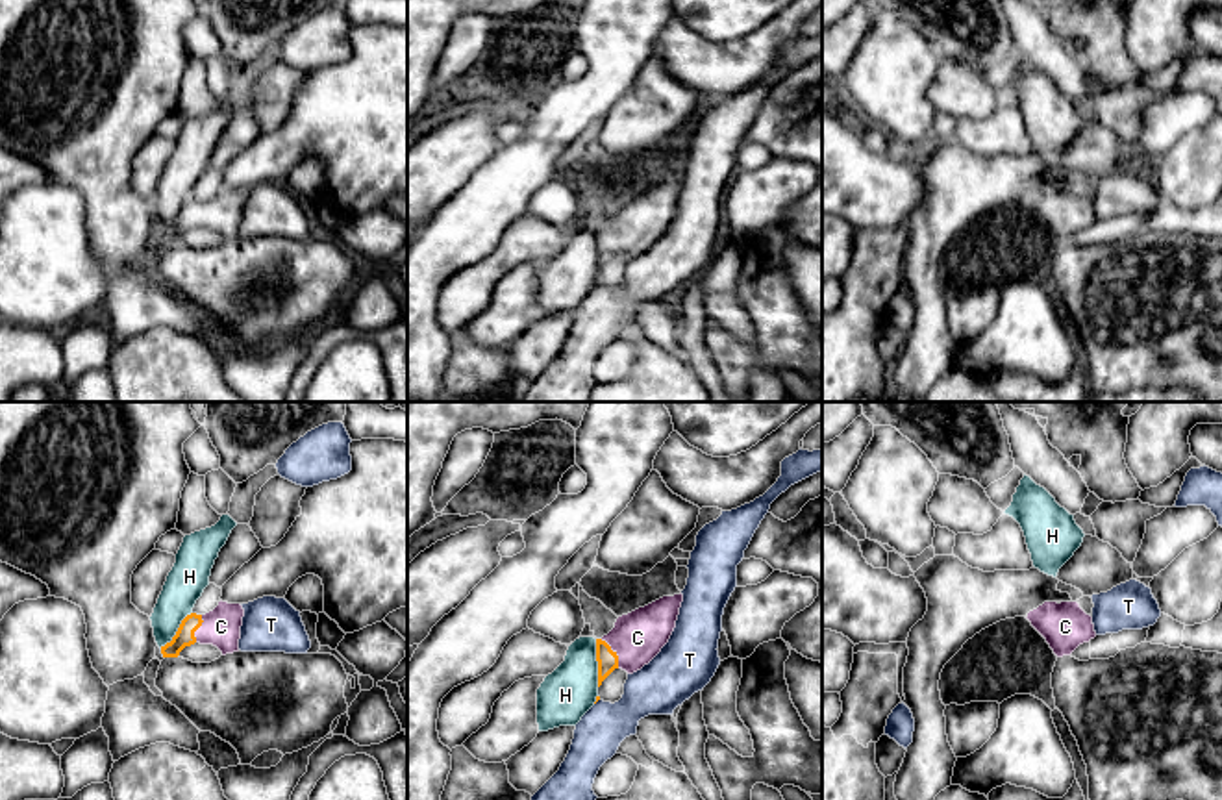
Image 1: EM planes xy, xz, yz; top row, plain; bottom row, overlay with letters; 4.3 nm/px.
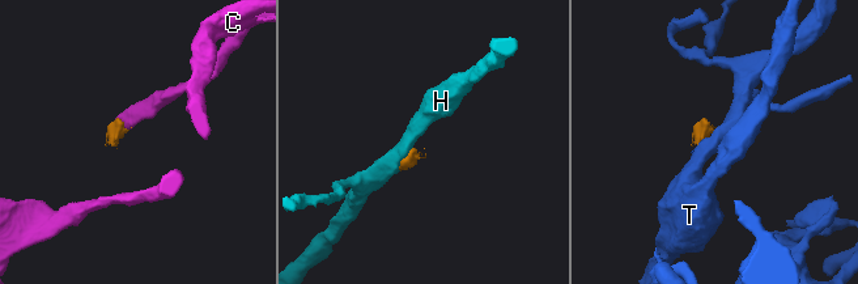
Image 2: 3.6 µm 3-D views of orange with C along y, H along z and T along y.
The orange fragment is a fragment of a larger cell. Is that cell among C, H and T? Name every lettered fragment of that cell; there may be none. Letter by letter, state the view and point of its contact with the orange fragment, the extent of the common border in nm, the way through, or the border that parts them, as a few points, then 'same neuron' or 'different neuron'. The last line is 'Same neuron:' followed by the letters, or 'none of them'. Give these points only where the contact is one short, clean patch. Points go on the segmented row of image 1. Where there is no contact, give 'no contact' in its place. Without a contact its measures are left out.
C: xz (613, 652) | 150 nm | across xz (608, 660), (613, 652), (628, 647), (637, 637) | same neuron
H: xz (598, 663) | 200 nm | along xz (595, 639), (598, 686) | different neuron
T: xz (597, 700) | 40 nm | different neuron
Same neuron: C

